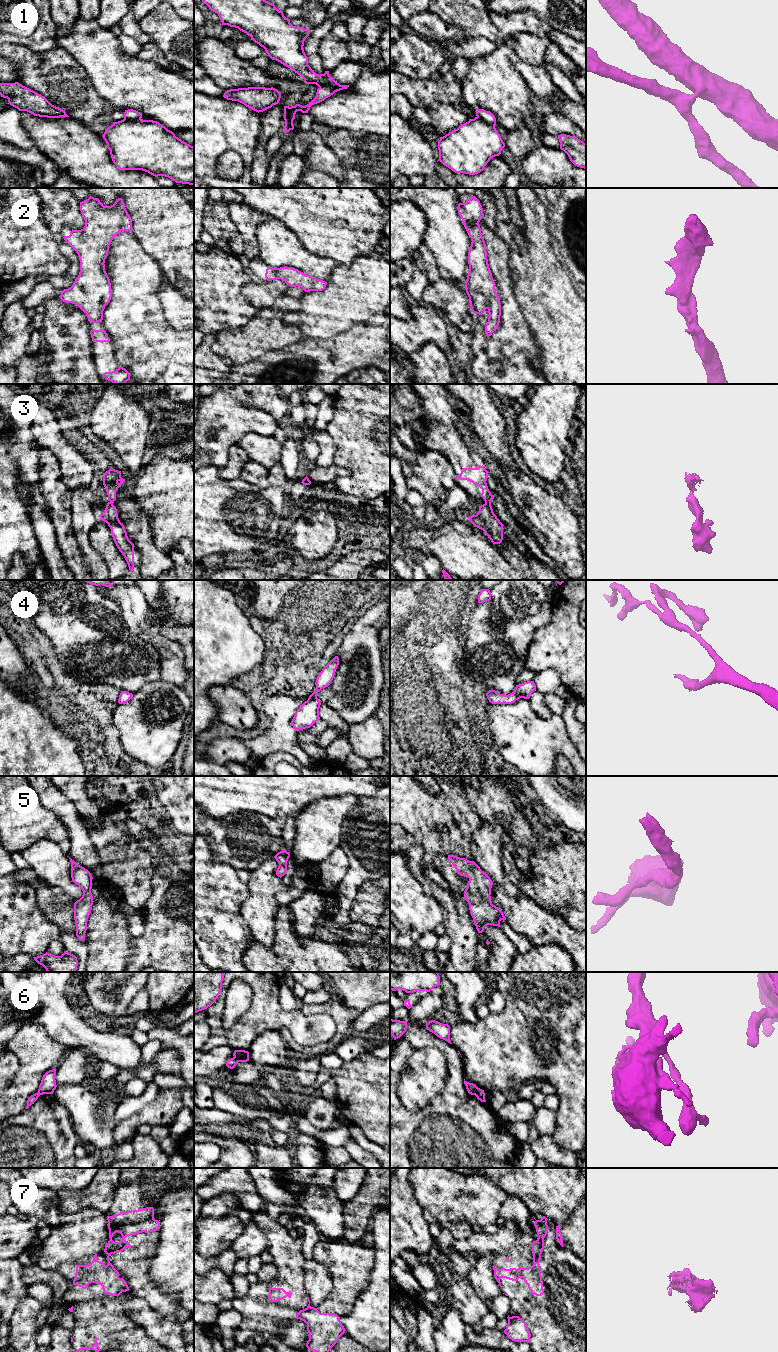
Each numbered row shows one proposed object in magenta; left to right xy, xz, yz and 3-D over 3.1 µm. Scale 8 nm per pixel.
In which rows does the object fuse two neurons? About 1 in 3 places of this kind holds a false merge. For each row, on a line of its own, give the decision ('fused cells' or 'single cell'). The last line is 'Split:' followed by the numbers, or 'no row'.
1: fused cells
2: single cell
3: fused cells
4: single cell
5: single cell
6: single cell
7: fused cells
Split: 1, 3, 7

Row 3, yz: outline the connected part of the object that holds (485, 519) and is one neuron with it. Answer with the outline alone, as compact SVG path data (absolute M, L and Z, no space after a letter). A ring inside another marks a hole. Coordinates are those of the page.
M491 503L479 506L476 515L469 516L470 522L483 530L493 544L500 544L503 540L503 524L494 514Z

